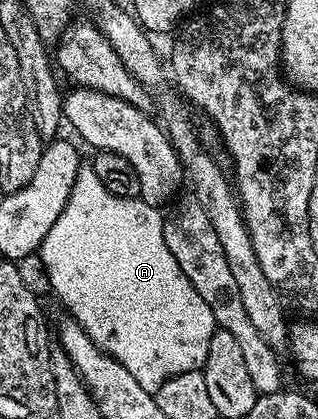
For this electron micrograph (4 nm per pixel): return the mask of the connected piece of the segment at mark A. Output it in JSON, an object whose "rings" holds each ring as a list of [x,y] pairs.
{"rings":[[[83,164],[73,180],[69,200],[61,216],[57,216],[57,224],[49,228],[49,236],[45,236],[37,251],[47,282],[63,301],[66,313],[85,328],[97,348],[117,360],[141,388],[152,392],[181,372],[202,370],[205,356],[209,356],[209,340],[213,340],[217,329],[209,304],[197,294],[197,288],[193,288],[165,244],[164,219],[160,207],[145,204],[140,197],[113,196],[105,188],[101,174]]]}

